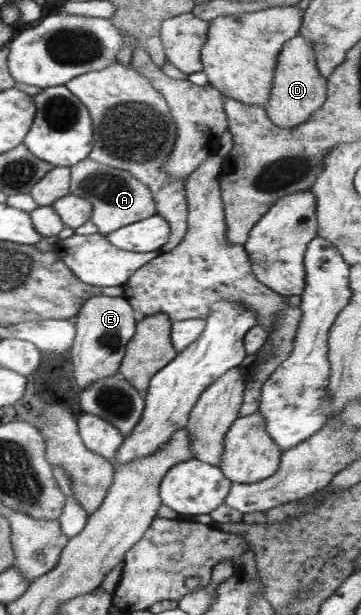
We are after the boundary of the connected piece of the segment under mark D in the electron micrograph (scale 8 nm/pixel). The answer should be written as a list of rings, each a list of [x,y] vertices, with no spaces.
[[[300,36],[287,40],[278,55],[270,98],[265,106],[269,119],[276,126],[294,128],[306,122],[324,104],[326,97],[327,79],[317,70],[311,42]]]

